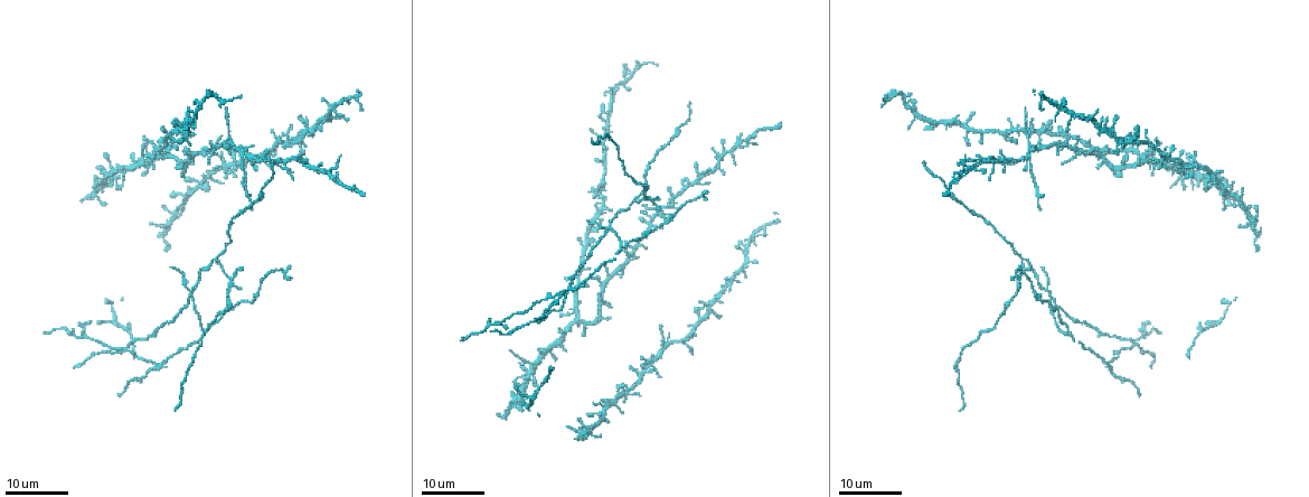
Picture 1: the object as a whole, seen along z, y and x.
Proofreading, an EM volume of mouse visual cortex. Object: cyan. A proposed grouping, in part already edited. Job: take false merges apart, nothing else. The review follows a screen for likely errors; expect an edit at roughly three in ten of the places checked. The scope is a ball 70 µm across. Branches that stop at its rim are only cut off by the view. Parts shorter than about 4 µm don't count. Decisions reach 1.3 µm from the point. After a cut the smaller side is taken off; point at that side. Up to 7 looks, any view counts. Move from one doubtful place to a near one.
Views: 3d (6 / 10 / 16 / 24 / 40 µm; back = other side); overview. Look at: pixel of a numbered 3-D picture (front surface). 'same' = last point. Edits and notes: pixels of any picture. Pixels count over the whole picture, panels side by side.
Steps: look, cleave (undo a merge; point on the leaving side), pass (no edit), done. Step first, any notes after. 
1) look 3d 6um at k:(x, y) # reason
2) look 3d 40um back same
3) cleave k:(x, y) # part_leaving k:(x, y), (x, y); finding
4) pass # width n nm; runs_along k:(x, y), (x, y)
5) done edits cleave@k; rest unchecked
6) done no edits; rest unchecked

look 3d 24um at 1:(1068, 330) # a fork

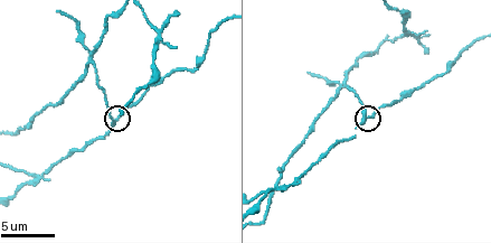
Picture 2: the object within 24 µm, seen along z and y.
look 3d 10um at 2:(367, 117) # zoom in

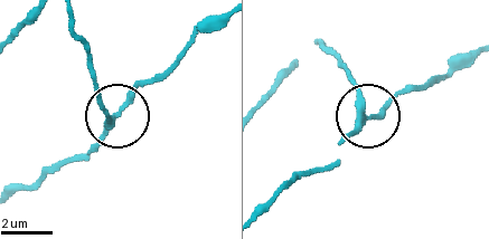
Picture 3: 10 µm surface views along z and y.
look 3d 10um back at 3:(113, 114)

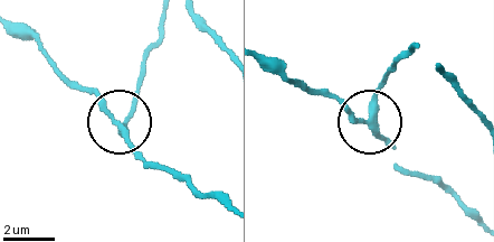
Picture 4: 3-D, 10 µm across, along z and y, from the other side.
pass # continuous, no second neuron

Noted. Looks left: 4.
look 3d 24um at 1:(720, 155) # four arms meet

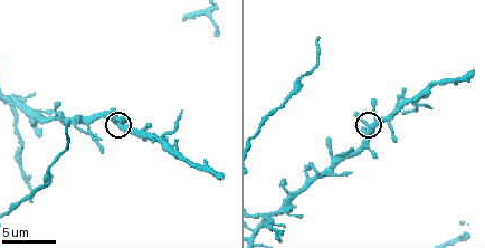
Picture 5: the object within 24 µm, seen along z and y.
look 3d 10um at 5:(368, 127)

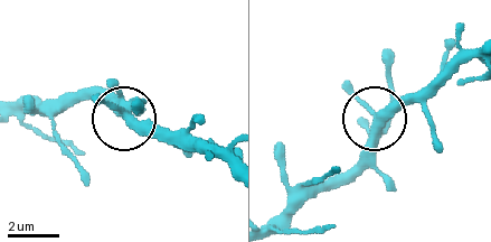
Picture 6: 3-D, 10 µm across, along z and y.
look 3d 6um at 6:(379, 118)

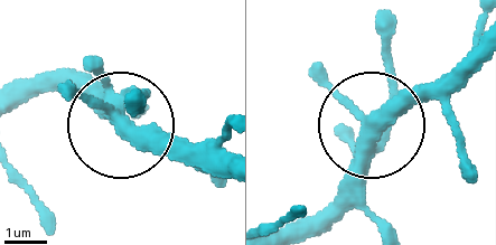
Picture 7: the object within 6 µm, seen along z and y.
pass # side_arm 13 um; one neuron here

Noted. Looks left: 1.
look 3d 10um at 5:(261, 222) # thin arm on a thick one

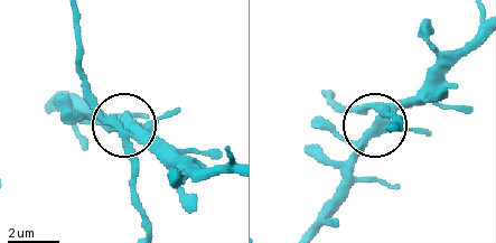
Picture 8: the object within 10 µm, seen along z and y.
cleave 8:(90, 97) # part_leaving 8:(117, 130), (142, 231); two neurons meet here

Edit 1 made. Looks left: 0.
done edits cleave@8; rest unchecked

